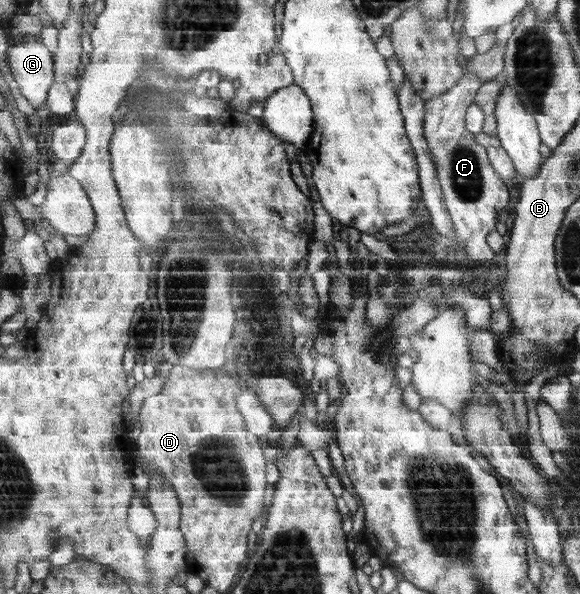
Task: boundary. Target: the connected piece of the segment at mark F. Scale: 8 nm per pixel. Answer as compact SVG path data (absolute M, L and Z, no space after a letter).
M465 72L454 89L446 95L434 96L424 106L424 138L436 161L446 208L459 238L460 246L456 248L464 250L468 258L477 261L496 258L487 236L496 230L500 213L510 204L510 192L504 179L492 166L488 150L477 142L477 136L469 131L466 124L468 108L475 104L483 84L476 74Z

